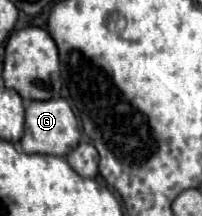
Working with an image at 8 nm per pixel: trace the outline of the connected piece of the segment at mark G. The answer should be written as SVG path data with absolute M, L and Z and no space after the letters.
M50 99L50 101L32 101L26 107L26 131L22 137L24 153L40 153L40 155L68 155L80 139L78 121L66 99Z

